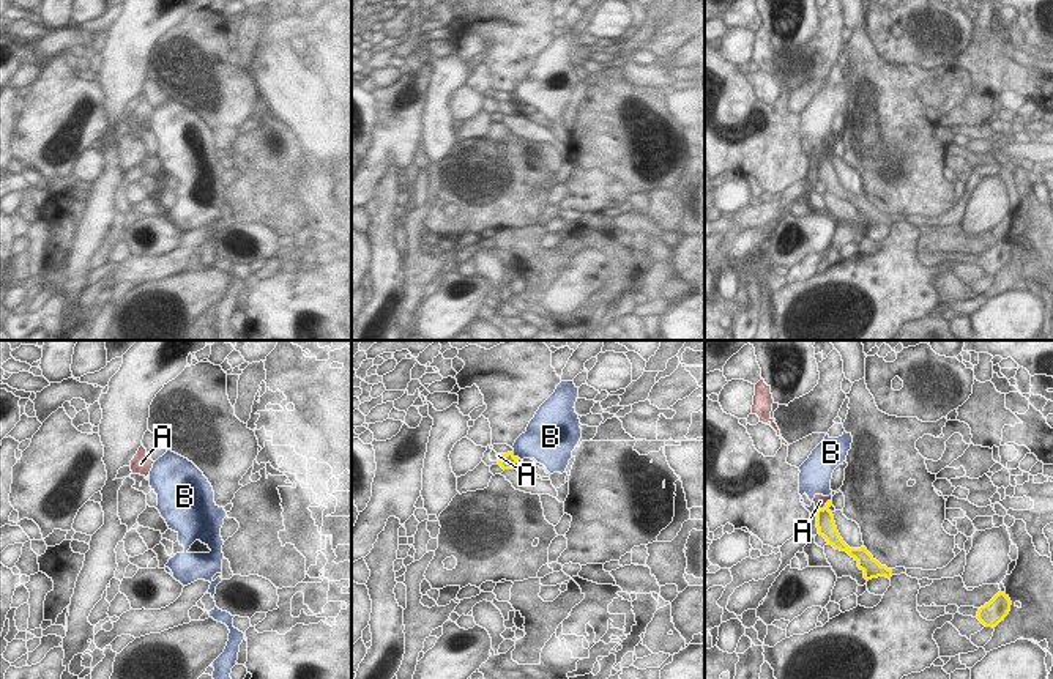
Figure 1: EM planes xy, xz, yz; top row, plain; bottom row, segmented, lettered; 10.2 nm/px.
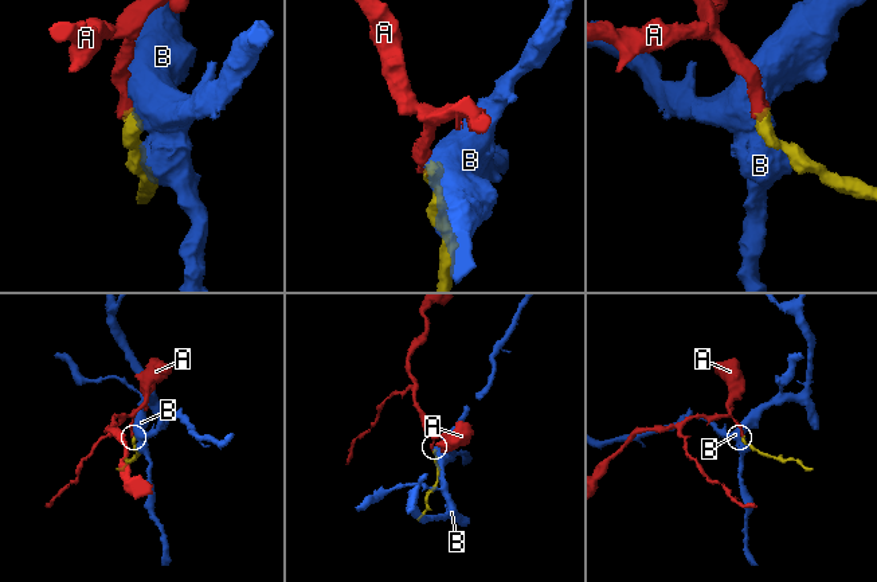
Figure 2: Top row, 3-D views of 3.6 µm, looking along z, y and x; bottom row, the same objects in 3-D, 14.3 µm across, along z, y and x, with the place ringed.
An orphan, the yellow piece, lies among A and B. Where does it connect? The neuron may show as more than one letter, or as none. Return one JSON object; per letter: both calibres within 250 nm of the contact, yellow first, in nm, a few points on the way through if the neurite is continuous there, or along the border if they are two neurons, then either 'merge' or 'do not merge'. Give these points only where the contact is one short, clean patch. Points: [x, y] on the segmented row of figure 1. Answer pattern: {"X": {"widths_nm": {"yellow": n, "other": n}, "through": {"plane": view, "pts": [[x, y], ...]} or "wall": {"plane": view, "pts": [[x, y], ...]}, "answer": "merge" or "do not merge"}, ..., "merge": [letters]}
{"A": {"widths_nm": {"yellow": 190, "other": 130}, "through": {"plane": "yz", "pts": [[826, 526], [823, 508], [820, 501]]}, "answer": "merge"}, "B": {"widths_nm": {"yellow": 160, "other": 320}, "wall": {"plane": "xz", "pts": [[513, 452], [520, 459]]}, "answer": "do not merge"}, "merge": ["A"]}

